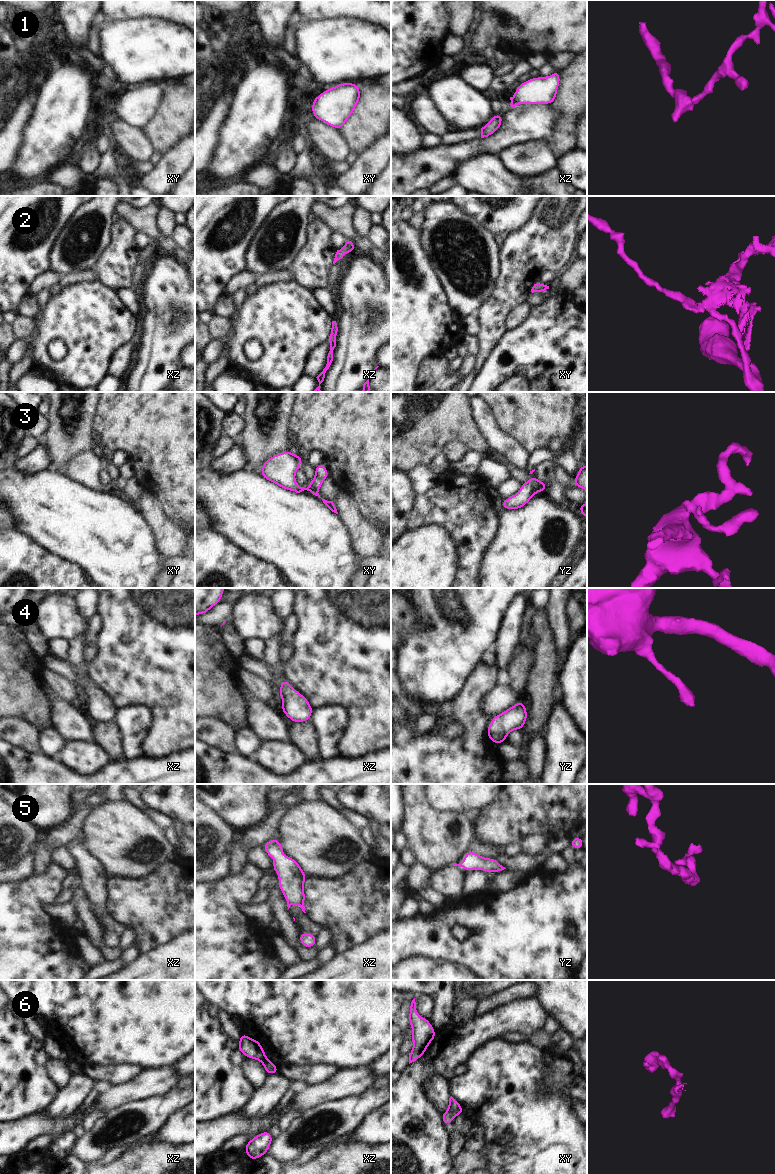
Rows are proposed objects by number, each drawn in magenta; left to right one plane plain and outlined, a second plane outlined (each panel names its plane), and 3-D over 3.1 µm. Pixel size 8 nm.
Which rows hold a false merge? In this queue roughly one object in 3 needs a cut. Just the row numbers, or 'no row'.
6

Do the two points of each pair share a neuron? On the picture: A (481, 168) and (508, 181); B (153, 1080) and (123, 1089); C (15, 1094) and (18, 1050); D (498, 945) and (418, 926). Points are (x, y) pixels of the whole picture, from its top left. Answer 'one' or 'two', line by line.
A: one
B: one
C: one
D: one

